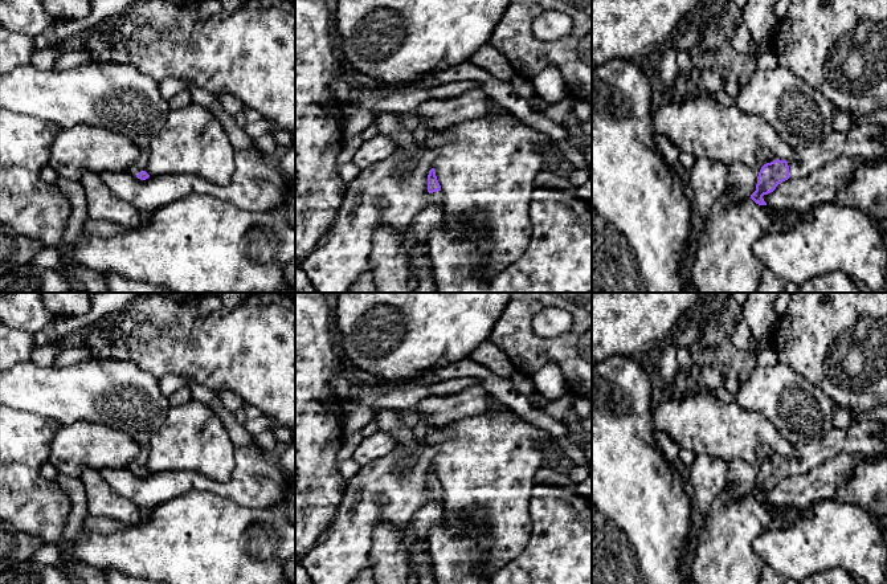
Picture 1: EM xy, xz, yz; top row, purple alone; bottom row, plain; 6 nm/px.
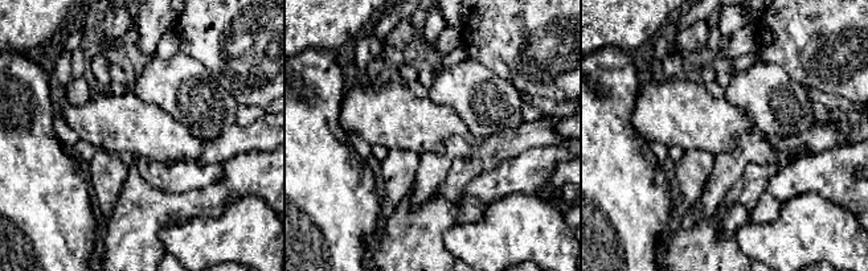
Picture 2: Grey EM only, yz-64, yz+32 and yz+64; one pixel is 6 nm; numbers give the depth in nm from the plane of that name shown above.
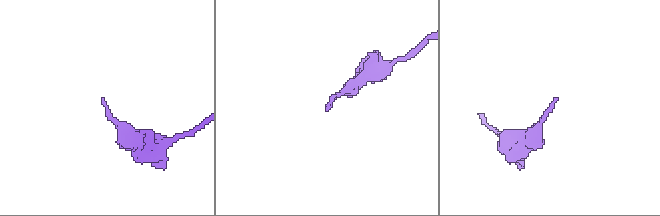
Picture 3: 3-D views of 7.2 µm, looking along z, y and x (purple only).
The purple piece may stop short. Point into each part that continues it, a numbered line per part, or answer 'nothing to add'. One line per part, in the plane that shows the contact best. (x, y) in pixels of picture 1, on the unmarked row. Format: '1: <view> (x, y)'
1: yz (861, 437)

